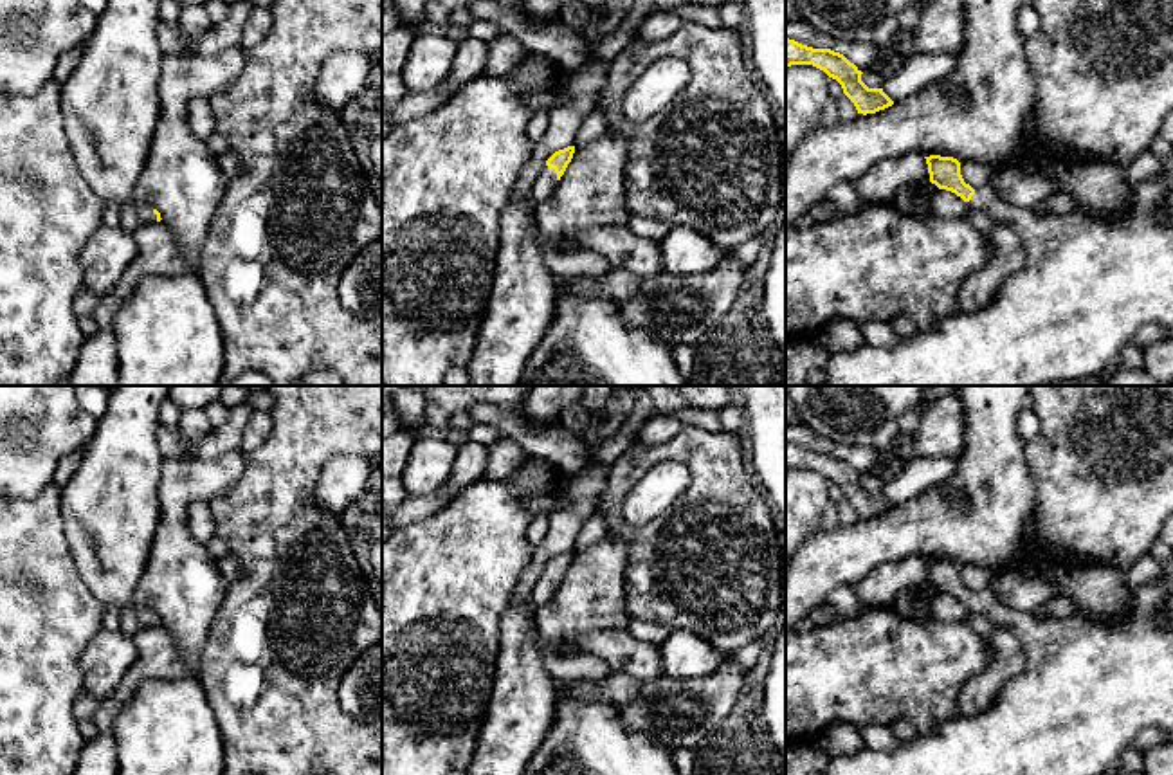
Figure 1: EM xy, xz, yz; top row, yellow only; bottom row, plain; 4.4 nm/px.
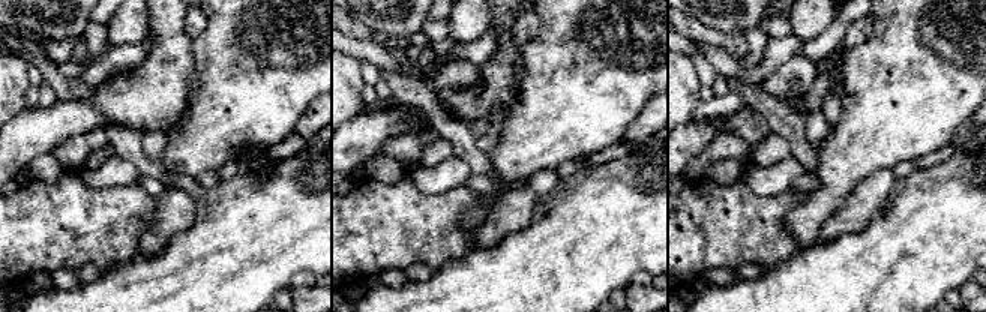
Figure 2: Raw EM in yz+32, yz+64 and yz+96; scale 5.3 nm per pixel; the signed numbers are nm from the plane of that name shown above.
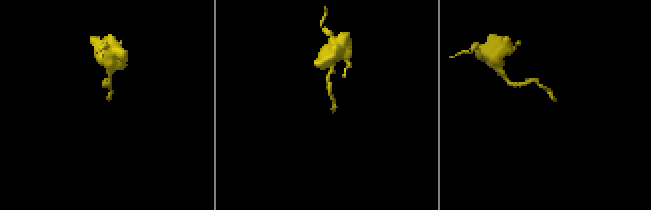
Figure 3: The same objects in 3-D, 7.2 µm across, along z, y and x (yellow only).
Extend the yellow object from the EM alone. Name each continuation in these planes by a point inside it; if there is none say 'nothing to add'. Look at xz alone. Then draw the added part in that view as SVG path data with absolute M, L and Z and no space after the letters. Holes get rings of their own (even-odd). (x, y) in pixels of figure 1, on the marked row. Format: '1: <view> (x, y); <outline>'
1: xz (545, 184); M544 166L541 175L537 177L533 187L532 187L532 198L535 202L544 202L551 196L555 186L557 186L557 173L553 168Z

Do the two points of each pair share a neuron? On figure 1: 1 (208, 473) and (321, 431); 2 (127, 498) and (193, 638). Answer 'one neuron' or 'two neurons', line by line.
1: two neurons
2: two neurons

